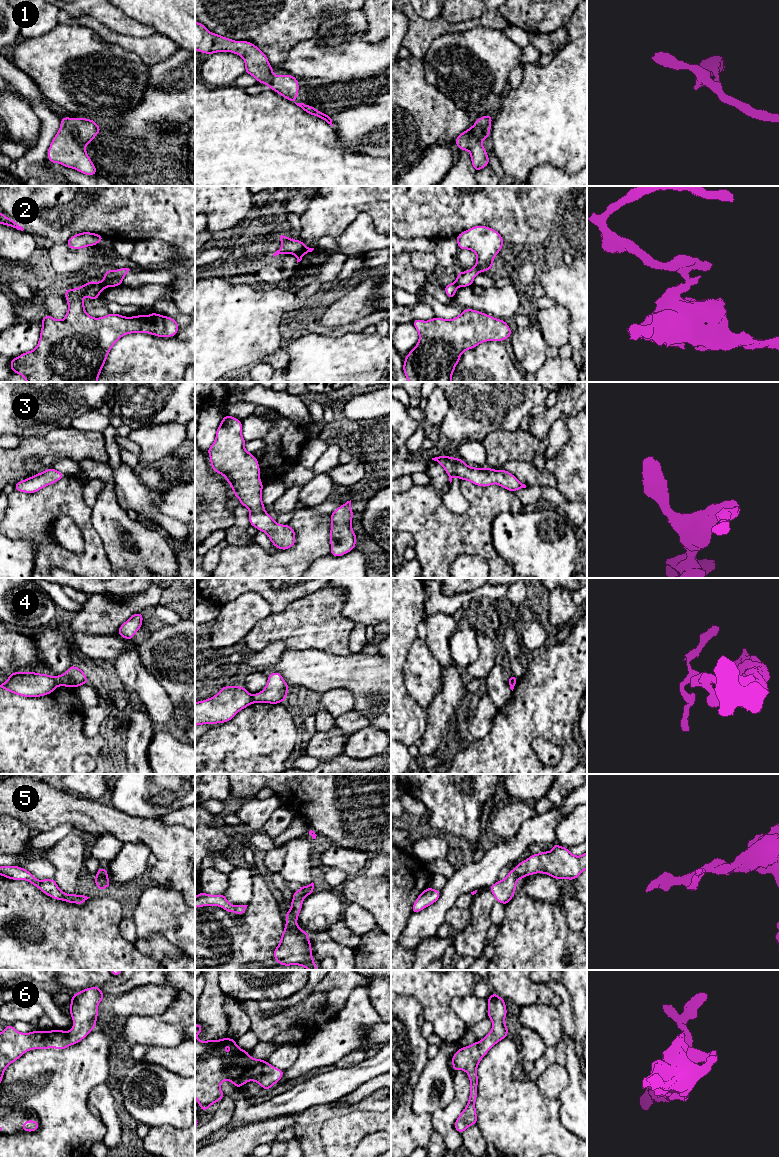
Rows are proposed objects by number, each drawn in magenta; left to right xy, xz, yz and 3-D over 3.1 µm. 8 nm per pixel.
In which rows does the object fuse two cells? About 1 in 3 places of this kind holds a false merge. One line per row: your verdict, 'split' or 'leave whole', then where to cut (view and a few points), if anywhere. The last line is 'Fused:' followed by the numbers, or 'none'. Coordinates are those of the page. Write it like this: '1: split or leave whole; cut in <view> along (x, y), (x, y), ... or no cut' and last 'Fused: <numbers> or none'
1: leave whole; no cut
2: split; cut in xz along (306, 247), (295, 254)
3: leave whole; no cut
4: split; cut in xy along (54, 677), (57, 685)
5: leave whole; no cut
6: leave whole; no cut
Fused: 2, 4

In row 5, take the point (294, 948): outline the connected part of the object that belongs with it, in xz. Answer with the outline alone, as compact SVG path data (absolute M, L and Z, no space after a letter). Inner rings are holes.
M313 882L293 892L291 909L285 914L286 925L279 945L274 949L274 959L280 965L299 965L308 970L318 970L312 957L308 932L302 931L296 923L302 909L303 899L313 892L315 892Z

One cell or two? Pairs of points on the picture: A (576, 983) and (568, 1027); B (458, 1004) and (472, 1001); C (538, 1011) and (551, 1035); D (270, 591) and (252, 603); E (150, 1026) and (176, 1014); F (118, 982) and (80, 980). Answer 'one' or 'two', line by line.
A: two
B: one
C: one
D: two
E: two
F: one

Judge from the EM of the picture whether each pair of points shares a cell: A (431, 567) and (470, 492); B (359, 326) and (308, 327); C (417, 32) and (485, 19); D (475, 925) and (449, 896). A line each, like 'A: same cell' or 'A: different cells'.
A: same cell
B: same cell
C: same cell
D: different cells

